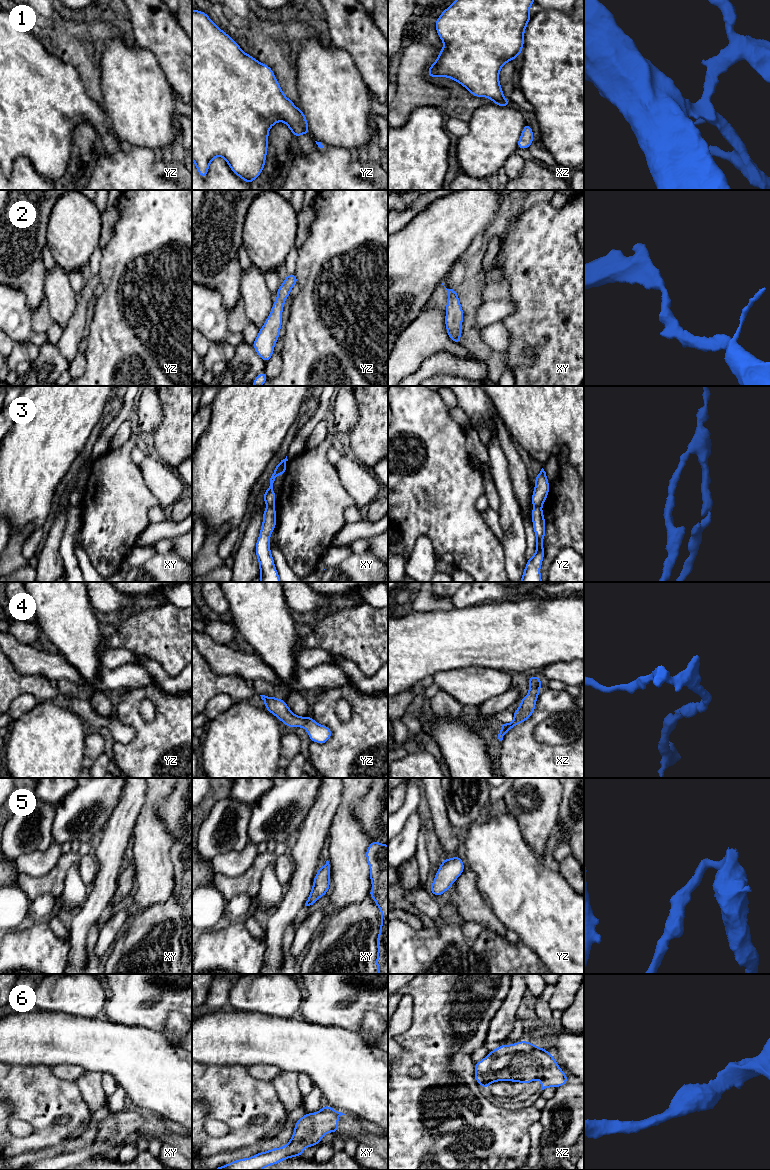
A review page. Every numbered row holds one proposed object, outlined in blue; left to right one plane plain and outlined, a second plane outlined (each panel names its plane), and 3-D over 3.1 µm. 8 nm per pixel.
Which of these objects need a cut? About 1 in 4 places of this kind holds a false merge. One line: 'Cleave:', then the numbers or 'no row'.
Cleave: no row

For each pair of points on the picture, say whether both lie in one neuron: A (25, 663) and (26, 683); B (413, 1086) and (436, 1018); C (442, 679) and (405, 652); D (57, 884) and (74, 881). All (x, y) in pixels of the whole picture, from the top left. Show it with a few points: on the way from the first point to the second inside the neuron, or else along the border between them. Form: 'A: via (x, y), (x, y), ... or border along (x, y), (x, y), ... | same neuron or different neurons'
A: border along (10, 661), (21, 674), (41, 674), (49, 680) | different neurons
B: via (430, 1071), (432, 1043), (436, 1035) | same neuron
C: border along (457, 668), (436, 671), (432, 675) | different neurons
D: border along (77, 864), (69, 870), (63, 891), (59, 896) | different neurons

